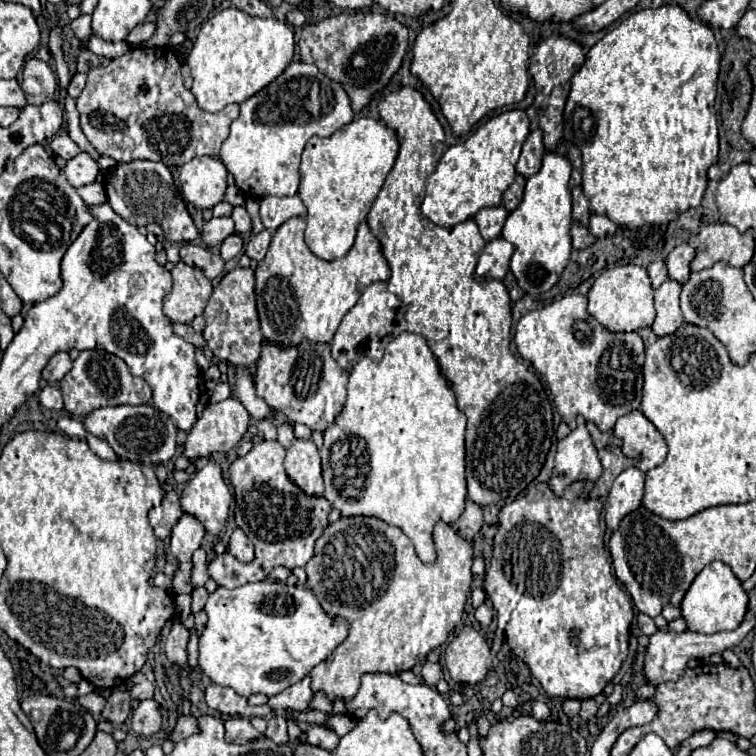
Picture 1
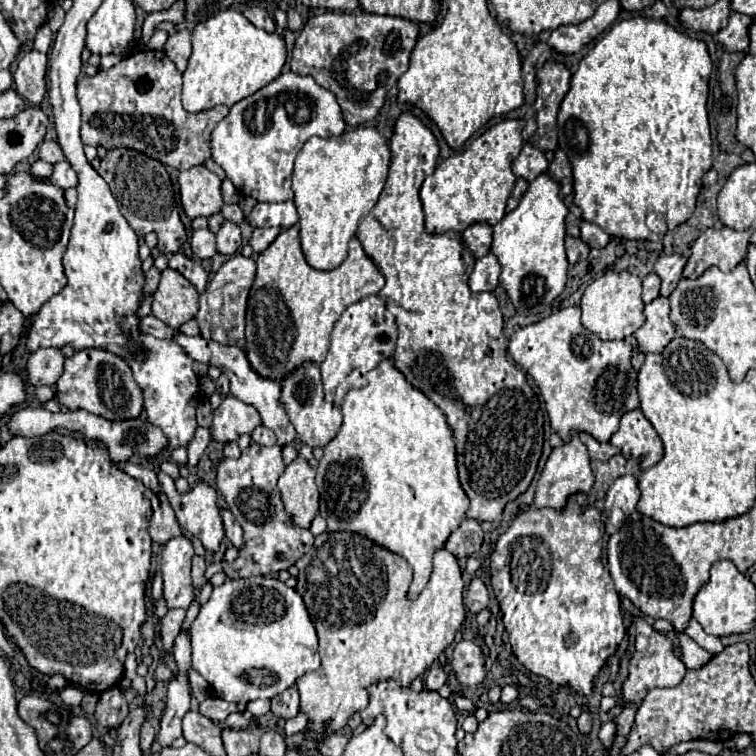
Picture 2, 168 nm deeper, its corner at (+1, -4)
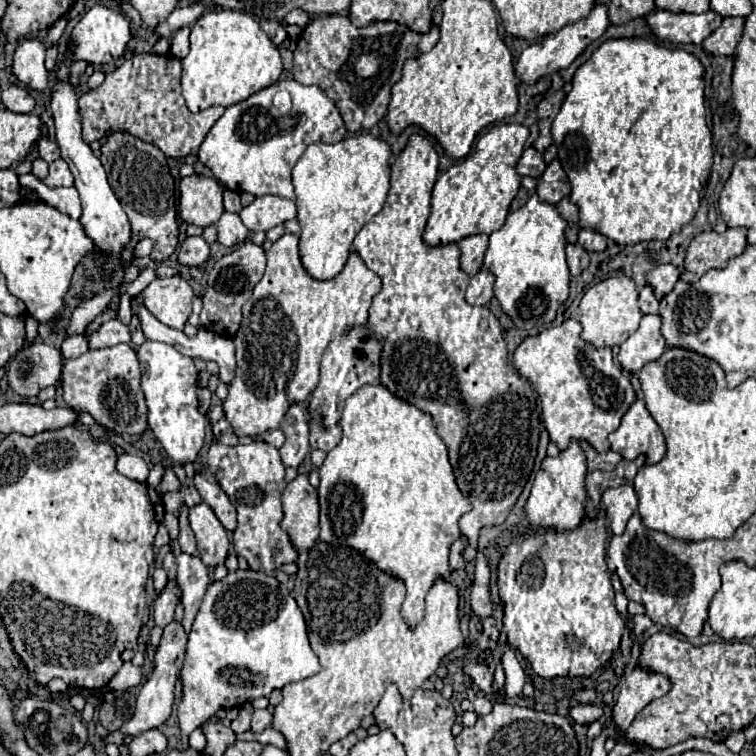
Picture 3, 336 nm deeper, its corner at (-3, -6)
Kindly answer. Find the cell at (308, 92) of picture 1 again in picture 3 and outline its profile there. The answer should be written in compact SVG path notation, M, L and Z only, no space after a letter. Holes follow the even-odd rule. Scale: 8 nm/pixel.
M280 80L250 98L228 106L204 138L198 150L198 162L204 164L224 188L234 192L294 198L290 174L304 150L320 140L336 144L344 136L346 126L338 108L318 86L304 86L296 80ZM282 90L286 90L292 100L292 108L288 112L274 108L274 96Z

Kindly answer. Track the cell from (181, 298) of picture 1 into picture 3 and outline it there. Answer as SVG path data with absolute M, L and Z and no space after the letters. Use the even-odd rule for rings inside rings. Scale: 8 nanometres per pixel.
M176 276L156 278L144 290L144 306L166 326L174 330L182 330L192 312L194 290L190 284Z

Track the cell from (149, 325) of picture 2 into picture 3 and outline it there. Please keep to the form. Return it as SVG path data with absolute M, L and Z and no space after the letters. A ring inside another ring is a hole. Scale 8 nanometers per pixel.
M112 318L108 322L104 322L96 332L90 334L88 338L88 348L96 350L96 348L108 348L108 346L116 346L120 342L130 342L130 330L128 326L124 326L120 320Z

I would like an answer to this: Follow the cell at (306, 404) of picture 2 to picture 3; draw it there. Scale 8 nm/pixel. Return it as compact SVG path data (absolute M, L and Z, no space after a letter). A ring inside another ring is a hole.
M308 420L310 424L310 446L312 448L320 448L324 452L330 452L342 438L342 430L336 428L322 428L322 424L318 420Z

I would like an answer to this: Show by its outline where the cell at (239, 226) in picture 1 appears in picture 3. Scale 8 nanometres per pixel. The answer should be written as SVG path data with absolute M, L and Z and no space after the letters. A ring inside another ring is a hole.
M224 188L224 208L226 208L228 212L236 212L236 214L242 210L242 204L240 204L240 196L238 196L238 192Z

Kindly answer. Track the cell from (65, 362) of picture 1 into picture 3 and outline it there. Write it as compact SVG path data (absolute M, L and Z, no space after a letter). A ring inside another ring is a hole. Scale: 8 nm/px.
M34 342L30 346L24 346L18 350L18 354L8 364L8 386L24 396L36 396L34 390L30 390L30 382L38 388L54 386L58 384L62 374L62 354L58 348Z

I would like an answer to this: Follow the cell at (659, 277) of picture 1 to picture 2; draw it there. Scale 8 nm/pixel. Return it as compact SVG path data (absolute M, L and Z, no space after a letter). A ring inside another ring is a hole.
M650 272L650 274L644 278L642 298L644 298L644 302L652 302L658 294L660 294L660 276L658 276L656 272Z

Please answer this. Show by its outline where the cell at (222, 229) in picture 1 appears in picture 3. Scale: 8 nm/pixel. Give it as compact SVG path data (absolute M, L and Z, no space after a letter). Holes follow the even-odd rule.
M202 236L186 238L178 248L178 264L182 266L200 266L208 260L210 246L204 242Z

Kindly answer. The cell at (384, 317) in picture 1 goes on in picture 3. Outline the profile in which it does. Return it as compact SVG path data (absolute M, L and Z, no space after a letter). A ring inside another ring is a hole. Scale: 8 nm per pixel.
M360 326L358 330L350 330L350 334L336 338L324 352L320 362L320 380L308 400L310 416L318 418L324 428L332 428L338 424L344 402L358 392L366 384L376 384L380 374L380 346L374 334L370 334L368 326Z

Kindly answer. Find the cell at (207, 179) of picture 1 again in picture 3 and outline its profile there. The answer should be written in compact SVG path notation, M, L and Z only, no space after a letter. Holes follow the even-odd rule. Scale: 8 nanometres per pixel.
M192 174L180 180L180 218L184 222L206 228L222 214L222 188L214 178Z

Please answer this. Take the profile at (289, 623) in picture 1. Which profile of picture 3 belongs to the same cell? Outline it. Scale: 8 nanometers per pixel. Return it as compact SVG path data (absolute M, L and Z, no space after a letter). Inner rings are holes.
M256 570L228 572L226 578L212 582L200 604L196 620L188 634L186 660L180 670L182 698L178 702L178 718L182 730L182 748L188 750L188 736L220 708L234 708L238 704L252 702L260 696L270 696L272 690L284 688L290 682L300 682L320 672L320 662L310 648L304 616L298 610L290 590L274 576Z

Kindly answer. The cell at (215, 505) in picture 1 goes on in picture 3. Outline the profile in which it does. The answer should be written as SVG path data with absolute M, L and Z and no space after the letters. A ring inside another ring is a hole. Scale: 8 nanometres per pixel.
M204 502L190 508L190 526L196 536L196 546L202 562L210 568L224 564L230 542L226 528L218 522L216 514Z

